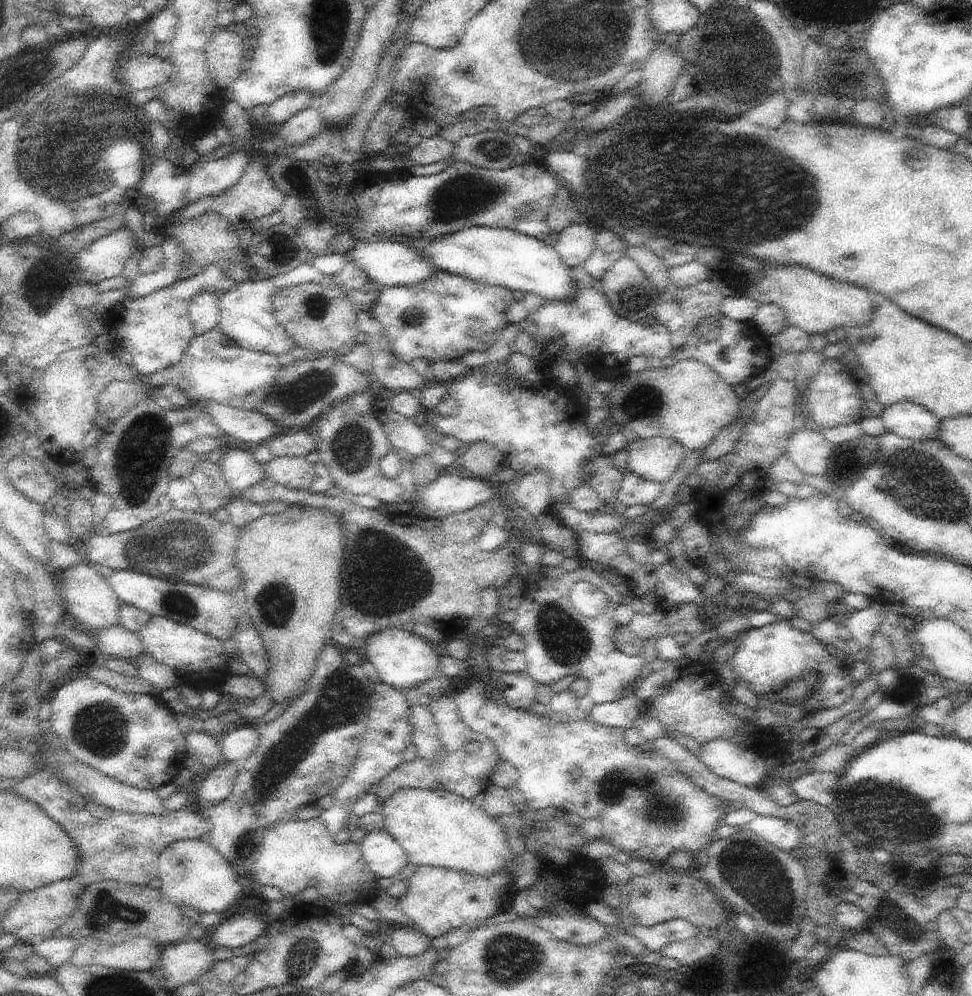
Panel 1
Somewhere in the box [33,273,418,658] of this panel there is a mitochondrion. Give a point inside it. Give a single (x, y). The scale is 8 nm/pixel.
(139, 452)

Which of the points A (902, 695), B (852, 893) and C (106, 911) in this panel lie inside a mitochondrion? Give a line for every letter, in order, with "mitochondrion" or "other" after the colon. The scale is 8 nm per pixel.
A: other
B: other
C: mitochondrion

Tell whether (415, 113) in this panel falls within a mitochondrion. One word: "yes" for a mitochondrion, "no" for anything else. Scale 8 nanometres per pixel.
no

